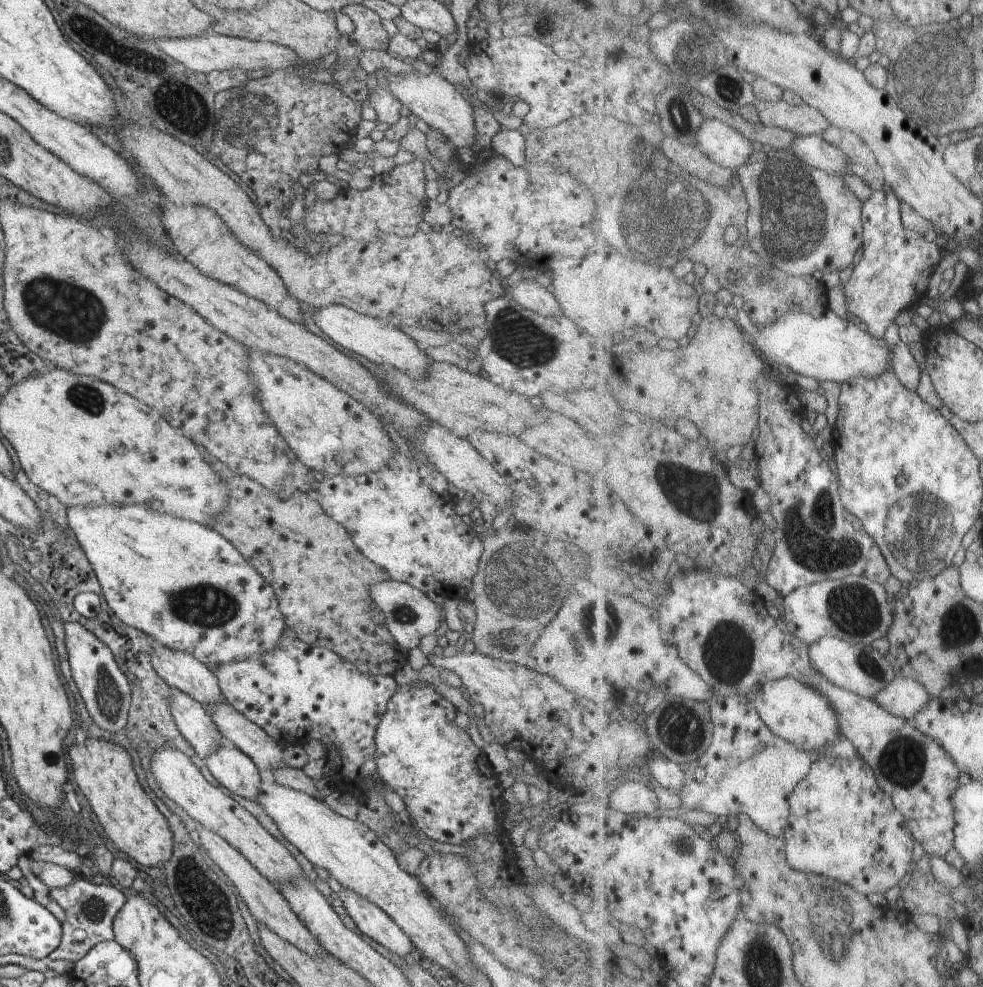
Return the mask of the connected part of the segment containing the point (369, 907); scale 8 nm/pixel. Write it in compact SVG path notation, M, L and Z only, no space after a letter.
M348 888L342 890L340 897L359 933L366 934L368 938L404 959L411 957L413 944L409 936L390 920L386 912L382 912L376 904L368 902L364 896L350 892Z

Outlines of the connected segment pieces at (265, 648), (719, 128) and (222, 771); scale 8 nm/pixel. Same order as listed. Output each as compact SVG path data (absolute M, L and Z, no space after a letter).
M148 506L67 508L68 522L86 552L108 600L124 624L151 636L166 648L190 654L202 664L232 664L276 650L288 632L279 610L277 591L218 531L201 524L154 512Z
M707 119L700 130L698 146L716 164L735 170L749 165L750 158L756 152L754 141L750 137L722 120Z
M225 742L205 762L219 784L246 800L257 802L261 783L258 767L238 747Z

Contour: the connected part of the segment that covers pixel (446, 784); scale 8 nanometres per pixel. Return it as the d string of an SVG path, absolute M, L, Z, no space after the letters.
M432 684L397 685L396 694L376 727L376 772L384 784L403 798L409 818L428 838L450 844L464 845L480 834L495 834L498 816L502 814L501 781L487 756L479 749L467 731L454 722L456 708L436 692Z

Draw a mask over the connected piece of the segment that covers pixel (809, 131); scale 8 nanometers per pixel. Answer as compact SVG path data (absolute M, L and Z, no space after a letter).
M789 98L778 102L758 99L757 106L768 126L793 130L804 137L822 135L834 125L824 112L807 102L794 106Z

